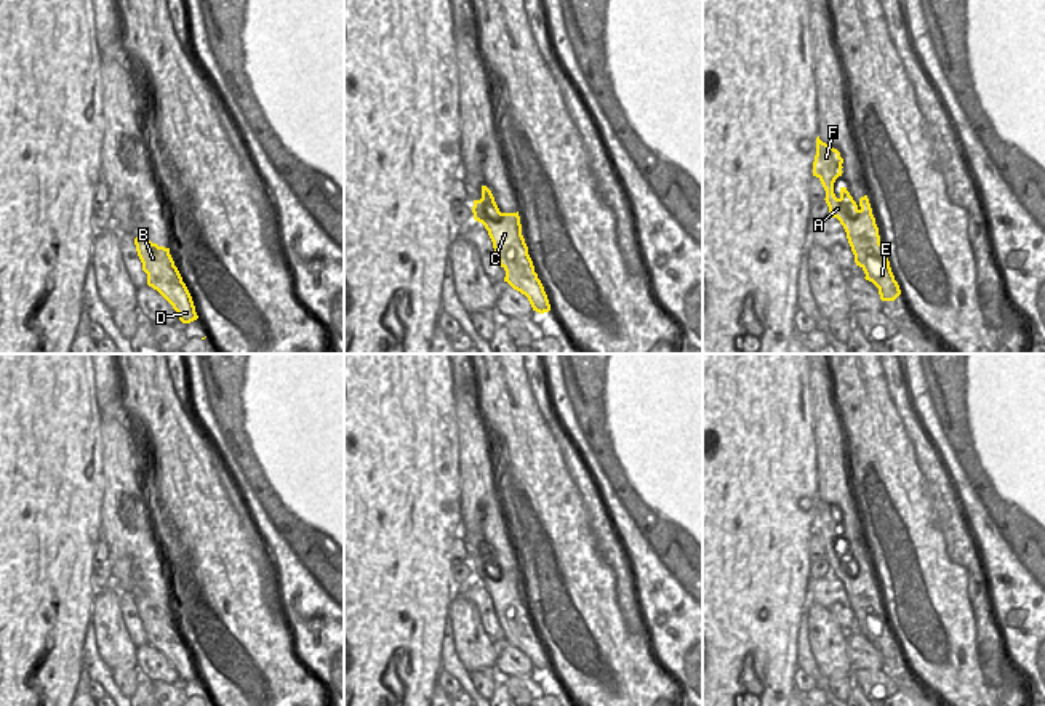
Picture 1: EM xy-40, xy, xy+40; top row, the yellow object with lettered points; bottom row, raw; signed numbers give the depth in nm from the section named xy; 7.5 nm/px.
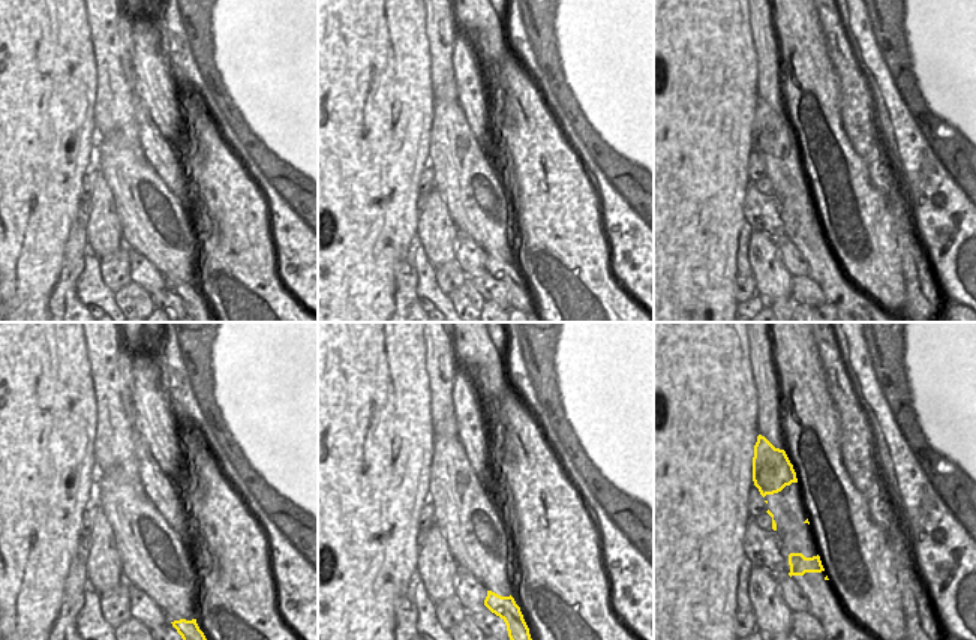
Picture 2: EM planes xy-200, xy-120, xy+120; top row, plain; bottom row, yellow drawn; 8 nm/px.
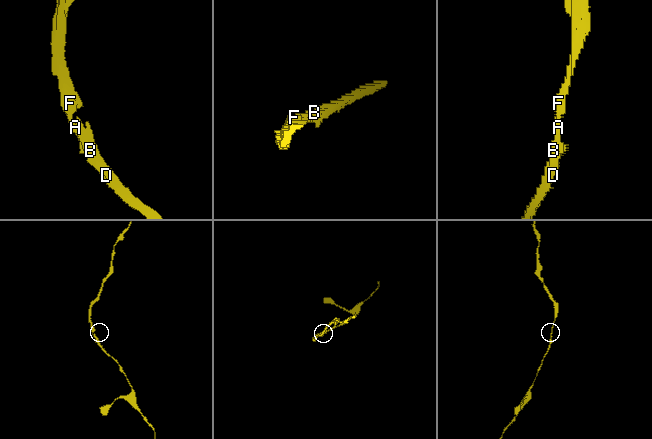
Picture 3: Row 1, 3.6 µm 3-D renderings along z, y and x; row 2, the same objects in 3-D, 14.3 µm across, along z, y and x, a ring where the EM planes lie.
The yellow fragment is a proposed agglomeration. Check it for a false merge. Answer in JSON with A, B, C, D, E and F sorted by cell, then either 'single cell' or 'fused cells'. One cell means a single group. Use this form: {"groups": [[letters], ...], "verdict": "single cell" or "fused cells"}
{"groups": [["A", "B", "C", "D", "E", "F"]], "verdict": "single cell"}

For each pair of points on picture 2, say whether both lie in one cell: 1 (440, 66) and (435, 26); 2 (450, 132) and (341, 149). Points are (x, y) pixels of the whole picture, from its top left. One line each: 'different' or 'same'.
1: same
2: different

